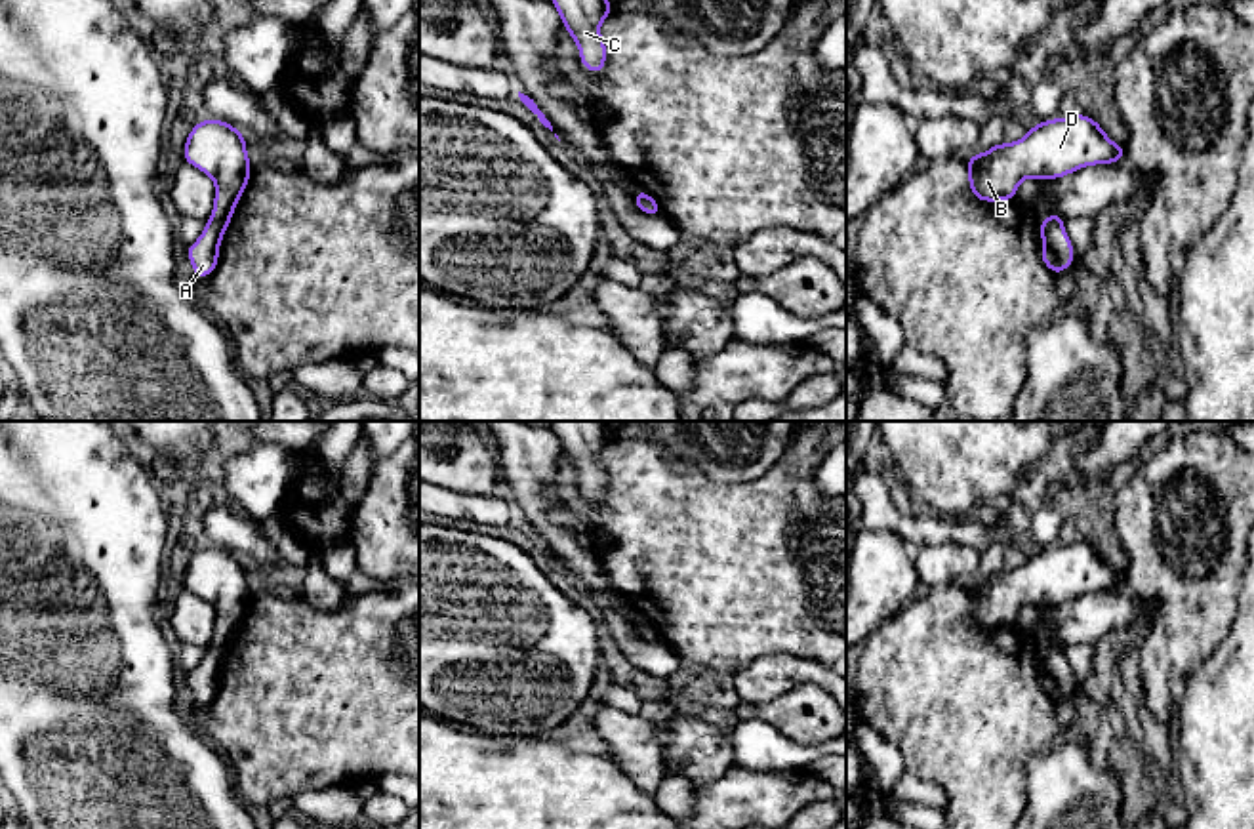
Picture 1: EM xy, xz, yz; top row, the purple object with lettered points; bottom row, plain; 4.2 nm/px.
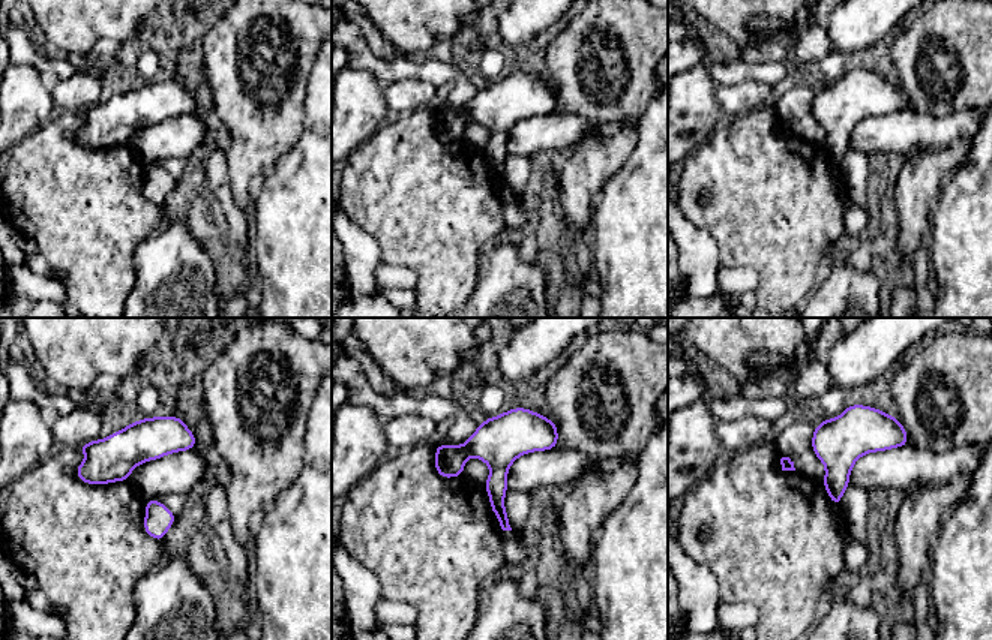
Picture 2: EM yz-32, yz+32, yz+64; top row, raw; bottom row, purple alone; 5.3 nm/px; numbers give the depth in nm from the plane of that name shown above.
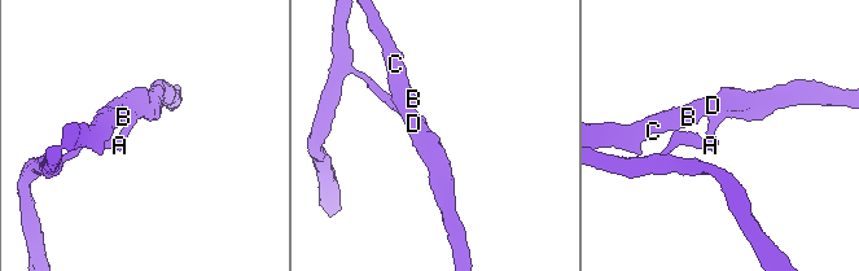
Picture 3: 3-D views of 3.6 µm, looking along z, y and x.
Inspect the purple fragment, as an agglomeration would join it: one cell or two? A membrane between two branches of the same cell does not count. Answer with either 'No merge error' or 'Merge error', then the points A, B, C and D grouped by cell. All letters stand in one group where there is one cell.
Merge error. Groups: A / B C D

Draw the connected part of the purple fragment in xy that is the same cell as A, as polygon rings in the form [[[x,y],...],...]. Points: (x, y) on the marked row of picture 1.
[[[206,221],[198,240],[187,246],[187,257],[196,278],[208,278],[219,261],[219,244],[223,240],[221,227],[215,221]]]

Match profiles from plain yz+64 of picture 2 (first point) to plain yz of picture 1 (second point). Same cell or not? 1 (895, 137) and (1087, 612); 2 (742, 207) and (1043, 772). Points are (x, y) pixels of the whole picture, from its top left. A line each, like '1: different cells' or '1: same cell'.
1: same cell
2: different cells

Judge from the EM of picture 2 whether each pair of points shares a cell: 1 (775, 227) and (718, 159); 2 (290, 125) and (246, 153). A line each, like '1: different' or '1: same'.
1: same
2: same

